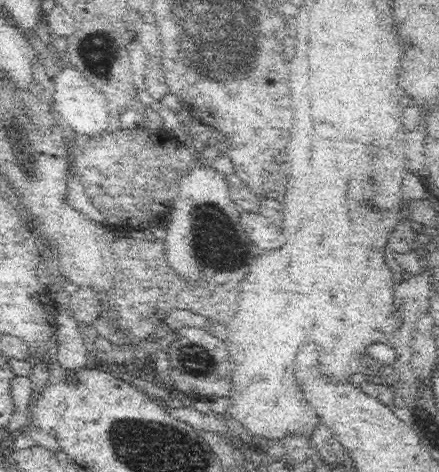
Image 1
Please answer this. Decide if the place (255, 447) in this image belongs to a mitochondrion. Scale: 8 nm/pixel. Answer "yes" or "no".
no

